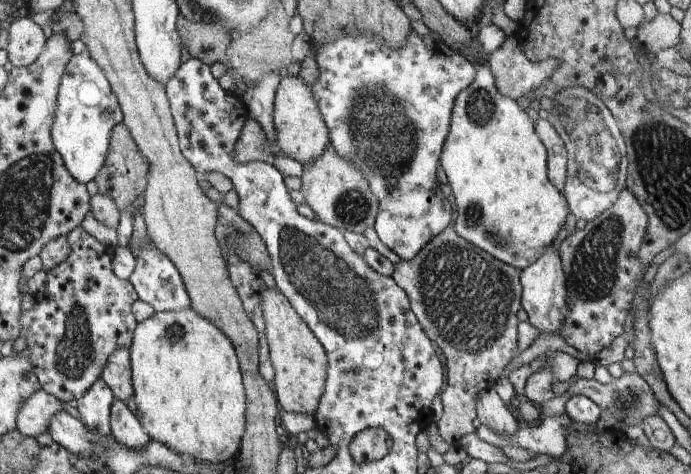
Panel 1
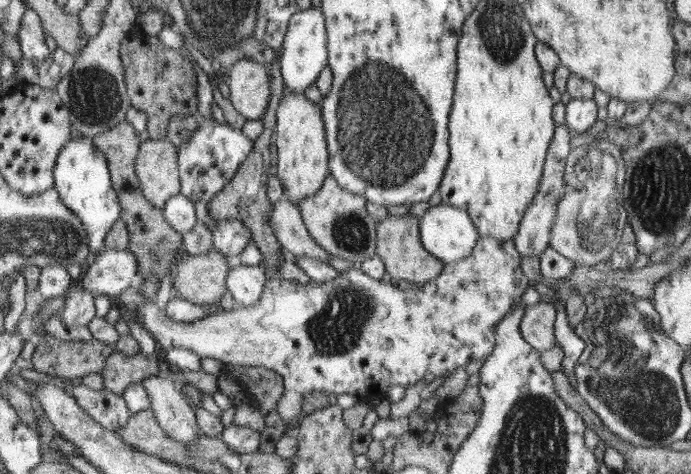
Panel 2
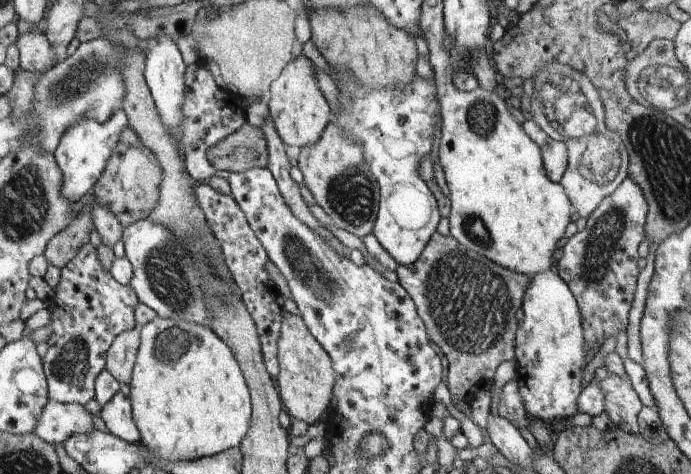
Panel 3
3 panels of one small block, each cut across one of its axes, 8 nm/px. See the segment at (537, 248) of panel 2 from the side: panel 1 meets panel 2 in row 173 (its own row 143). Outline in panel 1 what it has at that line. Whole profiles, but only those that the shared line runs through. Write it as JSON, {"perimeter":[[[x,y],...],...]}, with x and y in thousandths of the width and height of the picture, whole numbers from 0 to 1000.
{"perimeter":[[[781,251],[774,262],[774,270],[779,293],[787,304],[792,319],[795,380],[809,405],[815,405],[822,378],[821,319],[816,300],[805,281],[803,268],[789,251]]]}

